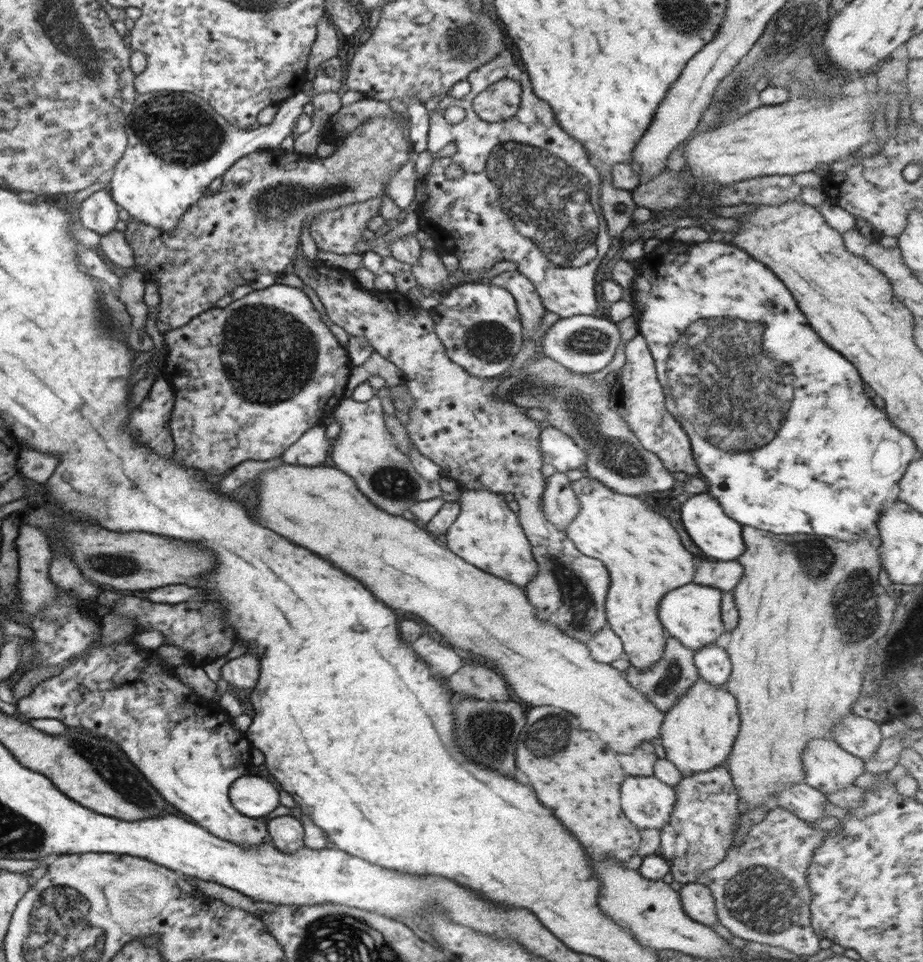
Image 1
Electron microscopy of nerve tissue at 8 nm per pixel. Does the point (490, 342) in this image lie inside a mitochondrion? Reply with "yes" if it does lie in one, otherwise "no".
yes

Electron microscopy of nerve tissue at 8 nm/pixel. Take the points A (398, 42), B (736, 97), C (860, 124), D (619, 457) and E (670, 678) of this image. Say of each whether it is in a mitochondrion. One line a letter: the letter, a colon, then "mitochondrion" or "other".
A: other
B: mitochondrion
C: other
D: mitochondrion
E: mitochondrion

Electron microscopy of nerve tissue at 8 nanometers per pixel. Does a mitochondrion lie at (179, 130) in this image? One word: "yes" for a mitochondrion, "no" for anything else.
yes

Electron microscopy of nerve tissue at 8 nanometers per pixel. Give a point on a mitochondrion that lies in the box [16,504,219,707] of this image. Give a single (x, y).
(108, 566)

